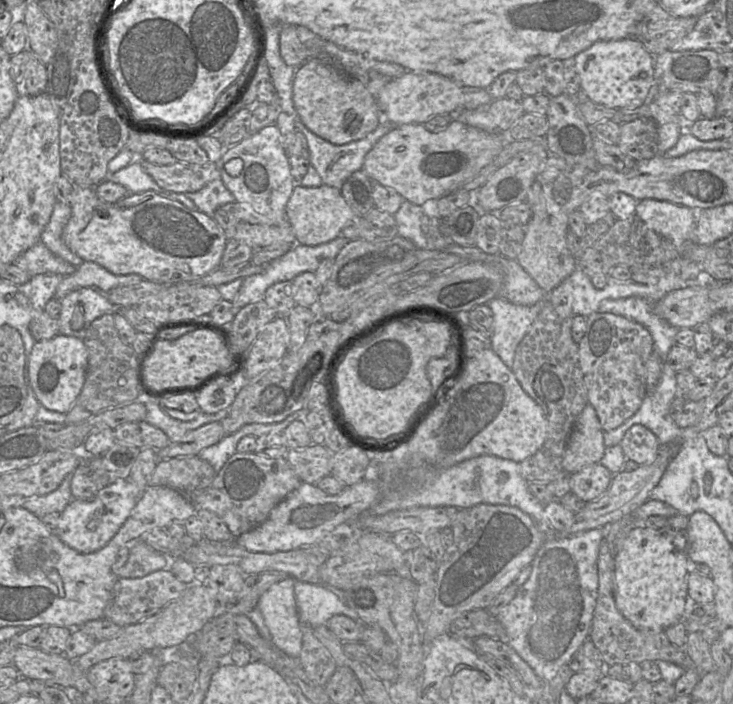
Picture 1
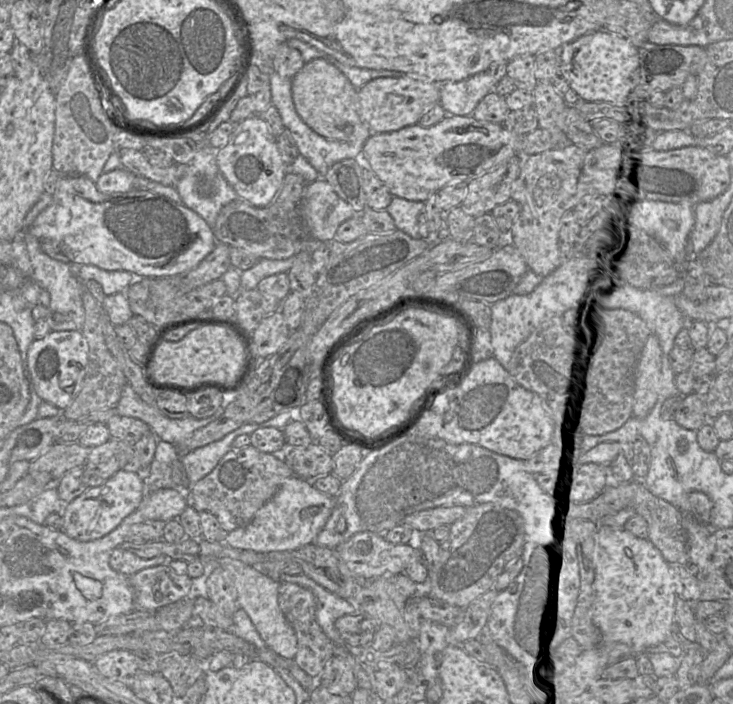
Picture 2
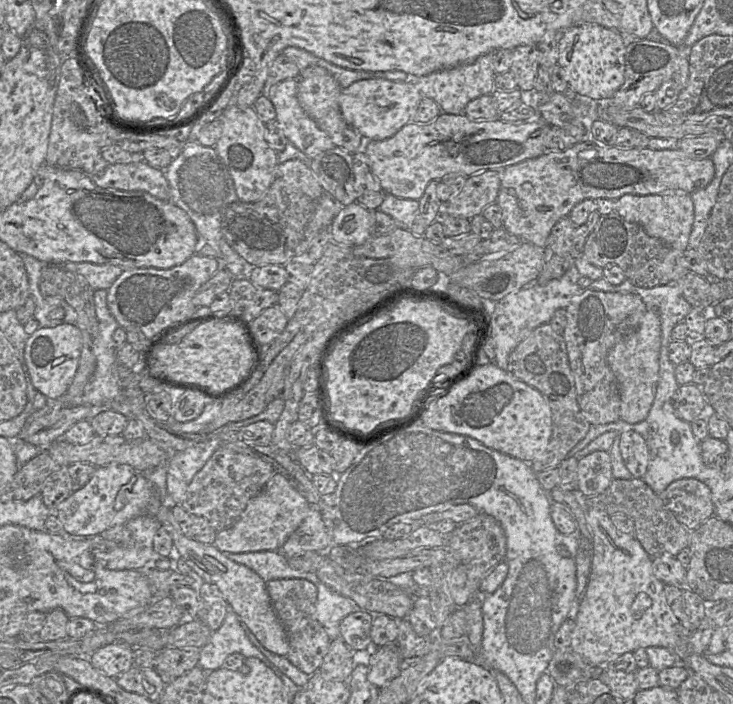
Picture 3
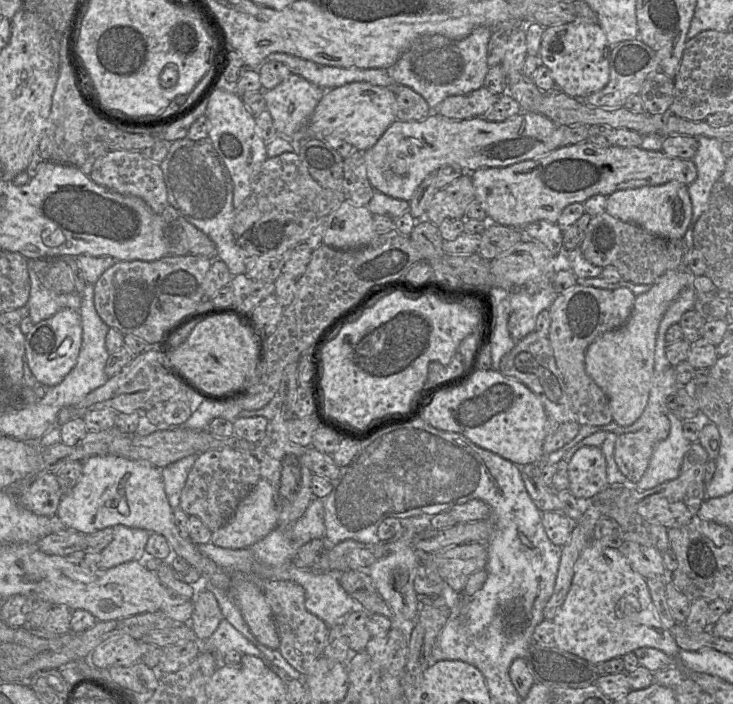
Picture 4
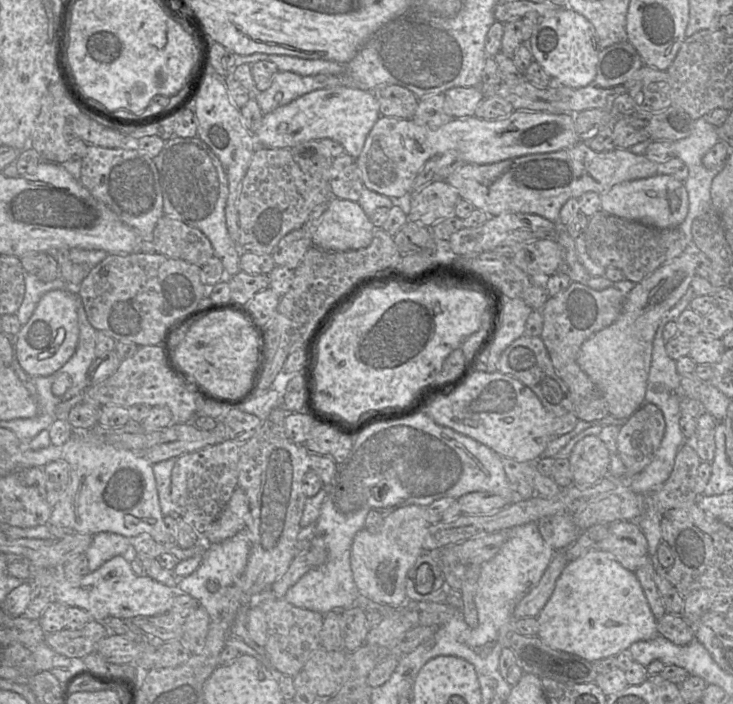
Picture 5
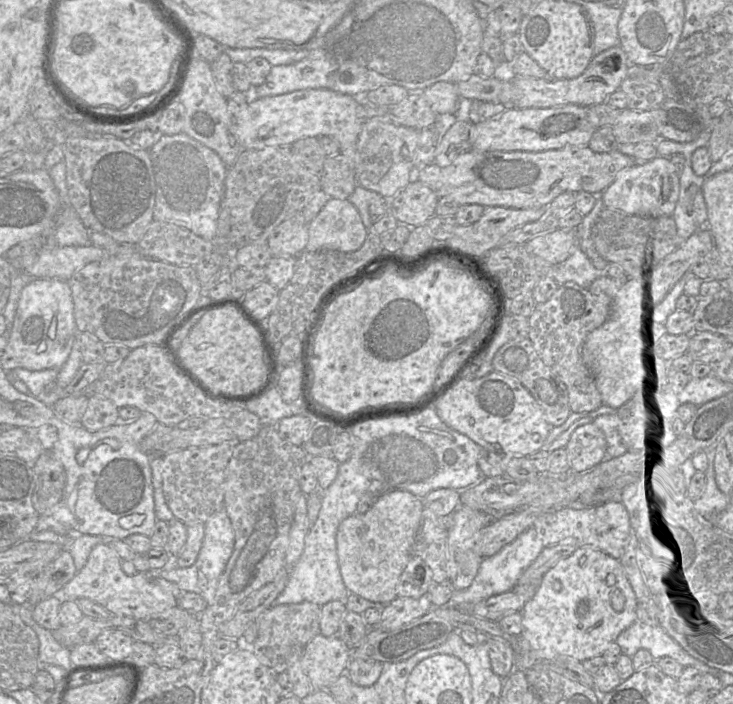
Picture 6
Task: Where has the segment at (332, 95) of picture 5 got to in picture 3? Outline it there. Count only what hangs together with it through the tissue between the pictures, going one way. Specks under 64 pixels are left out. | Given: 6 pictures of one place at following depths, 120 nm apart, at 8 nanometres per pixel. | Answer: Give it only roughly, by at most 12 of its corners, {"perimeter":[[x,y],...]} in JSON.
{"perimeter":[[364,79],[341,91],[347,123],[384,140],[423,95],[411,81]]}

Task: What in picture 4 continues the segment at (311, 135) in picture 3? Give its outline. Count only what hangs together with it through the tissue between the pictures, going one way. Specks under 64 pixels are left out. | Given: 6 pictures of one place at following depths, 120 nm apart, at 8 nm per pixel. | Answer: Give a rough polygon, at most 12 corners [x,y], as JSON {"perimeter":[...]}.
{"perimeter":[[296,74],[263,91],[279,136],[305,139],[325,92]]}

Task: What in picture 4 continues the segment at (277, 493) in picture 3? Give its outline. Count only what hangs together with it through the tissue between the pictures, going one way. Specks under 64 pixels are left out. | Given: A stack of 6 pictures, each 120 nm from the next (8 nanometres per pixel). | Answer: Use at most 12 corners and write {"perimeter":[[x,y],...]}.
{"perimeter":[[260,479],[212,532],[221,548],[250,548],[278,524],[273,489]]}

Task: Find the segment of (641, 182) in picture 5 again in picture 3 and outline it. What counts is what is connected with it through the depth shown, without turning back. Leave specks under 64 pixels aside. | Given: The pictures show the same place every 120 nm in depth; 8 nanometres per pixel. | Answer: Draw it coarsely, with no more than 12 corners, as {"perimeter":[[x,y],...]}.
{"perimeter":[[683,191],[626,194],[615,211],[681,252],[694,203]]}

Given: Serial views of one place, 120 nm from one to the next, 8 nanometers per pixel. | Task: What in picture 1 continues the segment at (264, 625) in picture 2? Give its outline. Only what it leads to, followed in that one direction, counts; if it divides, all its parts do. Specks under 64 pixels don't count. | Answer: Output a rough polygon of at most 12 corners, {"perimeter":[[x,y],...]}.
{"perimeter":[[295,579],[259,599],[272,644],[289,657],[302,646]]}

